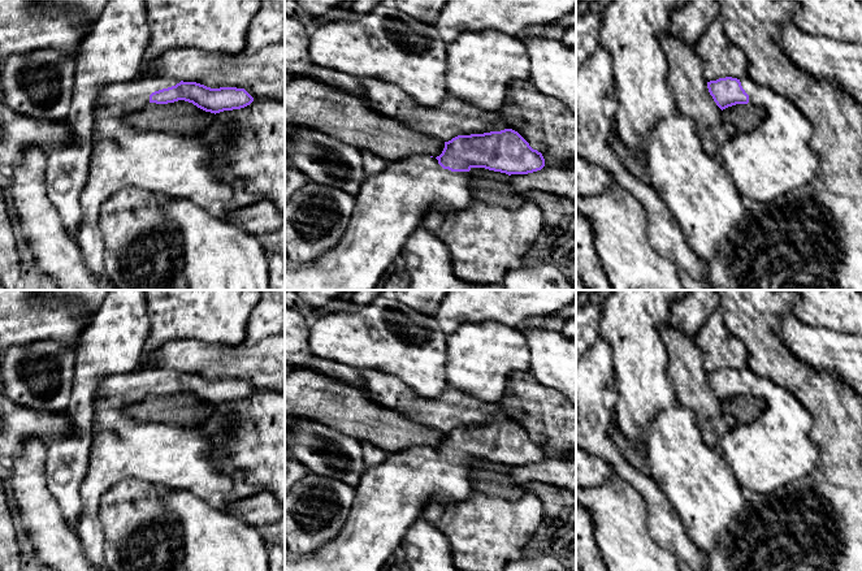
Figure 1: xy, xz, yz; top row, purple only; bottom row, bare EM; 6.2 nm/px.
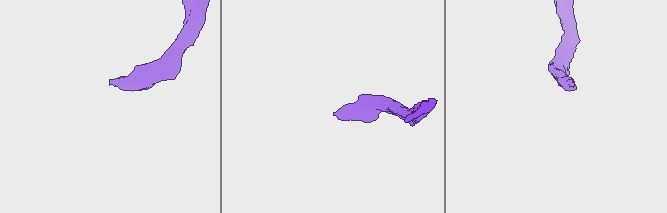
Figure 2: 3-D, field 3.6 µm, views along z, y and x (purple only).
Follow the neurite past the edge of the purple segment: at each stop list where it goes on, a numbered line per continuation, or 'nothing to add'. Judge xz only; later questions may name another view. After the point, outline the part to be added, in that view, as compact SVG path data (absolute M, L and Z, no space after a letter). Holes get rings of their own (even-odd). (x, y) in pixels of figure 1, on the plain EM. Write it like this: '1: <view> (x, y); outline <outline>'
1: xz (389, 497); outline M429 446L390 454L364 472L341 533L312 554L285 554L285 571L381 571L402 545L410 525L433 499L450 505L471 497L471 473L469 463L443 460Z

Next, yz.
1: yz (775, 449); outline M748 367L741 369L740 373L749 386L749 394L763 399L766 408L754 421L731 429L720 441L718 450L741 488L757 493L771 493L813 471L818 460L818 446L810 440L814 419L798 398L784 388L768 378L758 377Z

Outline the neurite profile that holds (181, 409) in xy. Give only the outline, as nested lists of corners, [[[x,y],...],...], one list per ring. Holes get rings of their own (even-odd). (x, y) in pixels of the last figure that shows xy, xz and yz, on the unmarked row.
[[[178,392],[168,395],[150,394],[143,401],[129,405],[125,412],[138,421],[194,427],[205,420],[213,410],[215,405]]]

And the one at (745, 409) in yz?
[[[750,394],[736,395],[722,402],[723,414],[733,416],[738,425],[754,421],[764,408],[764,401]]]

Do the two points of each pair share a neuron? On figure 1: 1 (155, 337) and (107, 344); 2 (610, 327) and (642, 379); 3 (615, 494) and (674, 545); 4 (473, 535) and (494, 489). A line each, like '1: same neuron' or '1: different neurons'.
1: different neurons
2: same neuron
3: different neurons
4: different neurons

